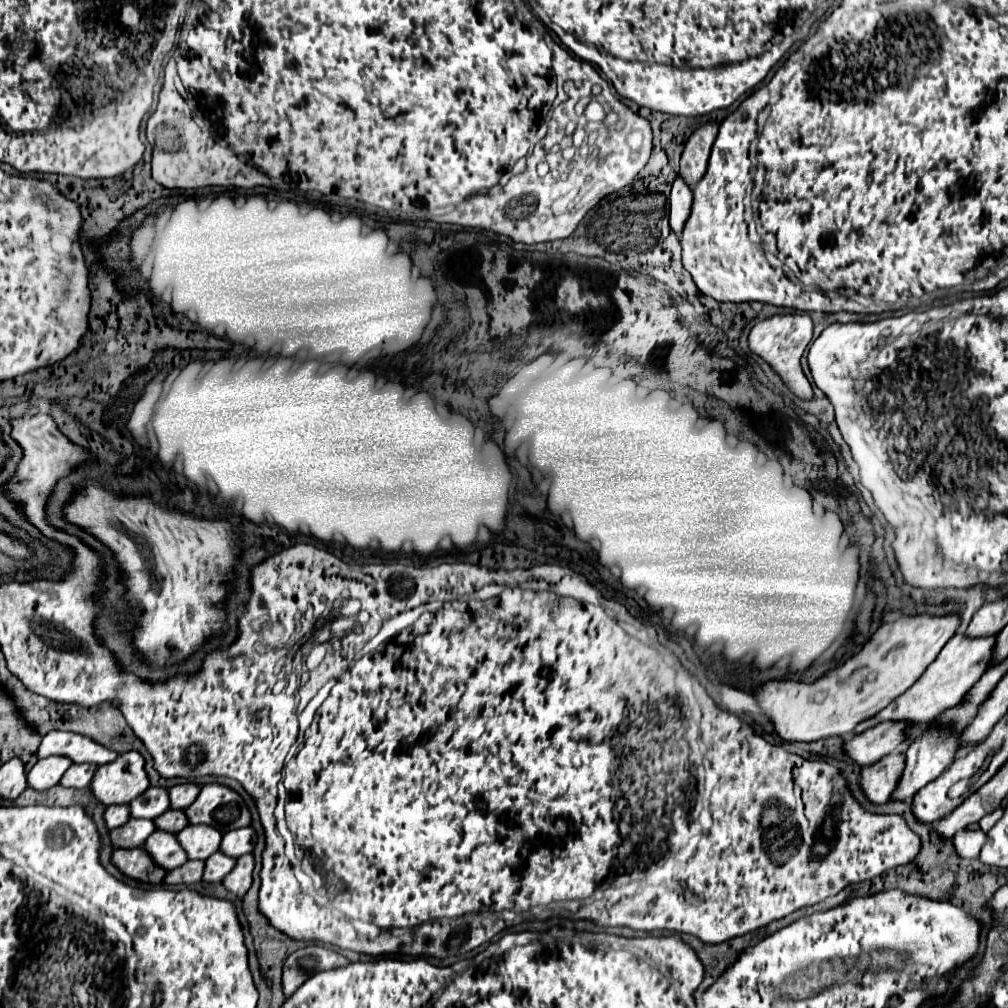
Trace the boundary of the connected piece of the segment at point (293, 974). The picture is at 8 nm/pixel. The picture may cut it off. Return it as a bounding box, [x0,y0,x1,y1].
[282,944,350,996]

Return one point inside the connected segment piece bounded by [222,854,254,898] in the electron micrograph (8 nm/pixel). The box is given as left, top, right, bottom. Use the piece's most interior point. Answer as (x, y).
(239, 882)

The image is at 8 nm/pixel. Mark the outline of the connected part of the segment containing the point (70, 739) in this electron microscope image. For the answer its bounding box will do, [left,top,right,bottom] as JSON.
[38,730,118,766]

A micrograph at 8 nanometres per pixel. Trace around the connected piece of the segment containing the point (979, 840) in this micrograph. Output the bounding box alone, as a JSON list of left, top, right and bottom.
[954,830,986,858]

